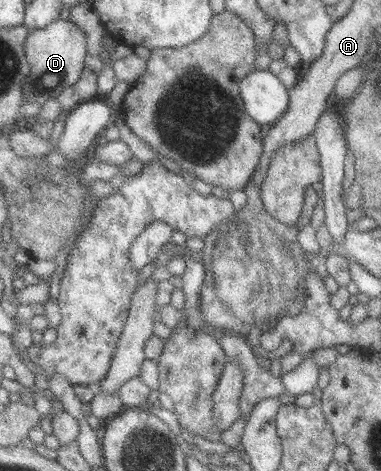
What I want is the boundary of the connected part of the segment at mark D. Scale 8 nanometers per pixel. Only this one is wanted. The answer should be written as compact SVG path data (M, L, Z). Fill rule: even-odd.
M58 19L44 28L31 31L24 45L31 65L31 74L27 76L23 88L27 102L46 104L49 100L62 95L67 87L79 82L86 68L84 58L89 52L87 51L86 33L82 32L72 21Z

